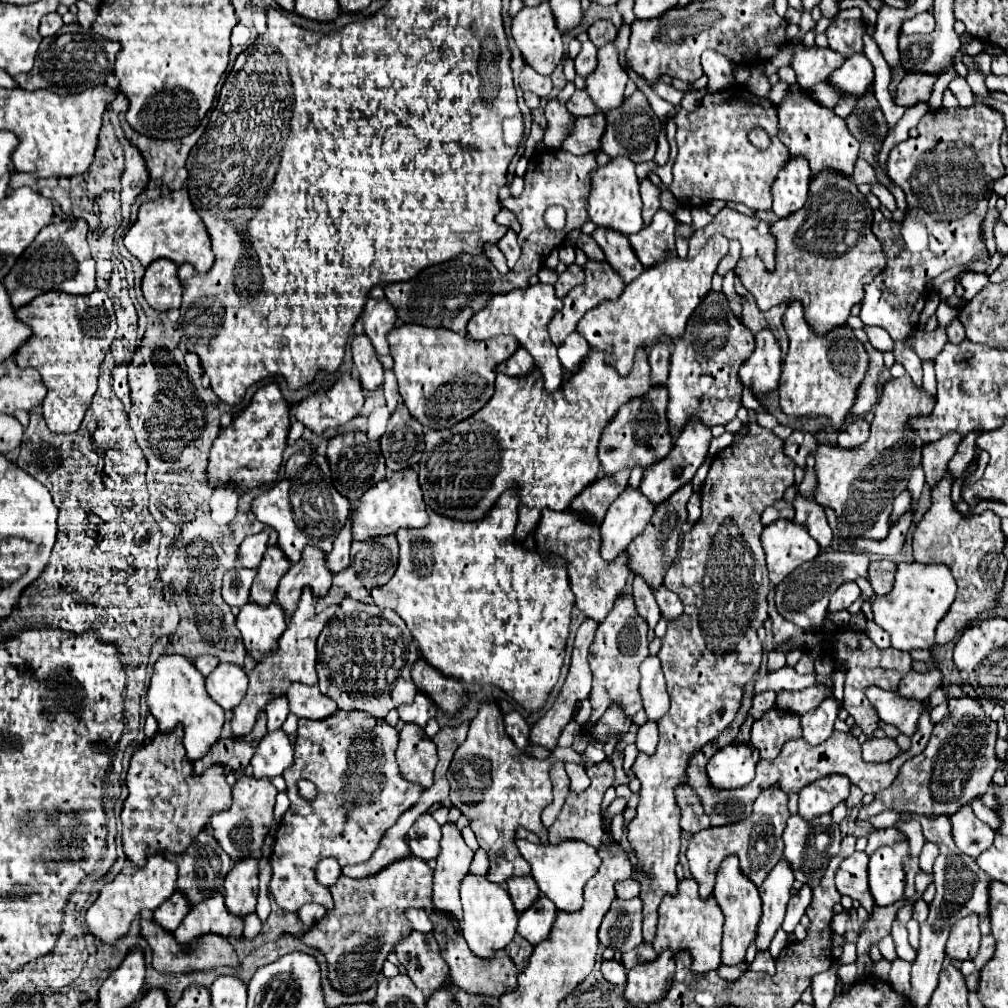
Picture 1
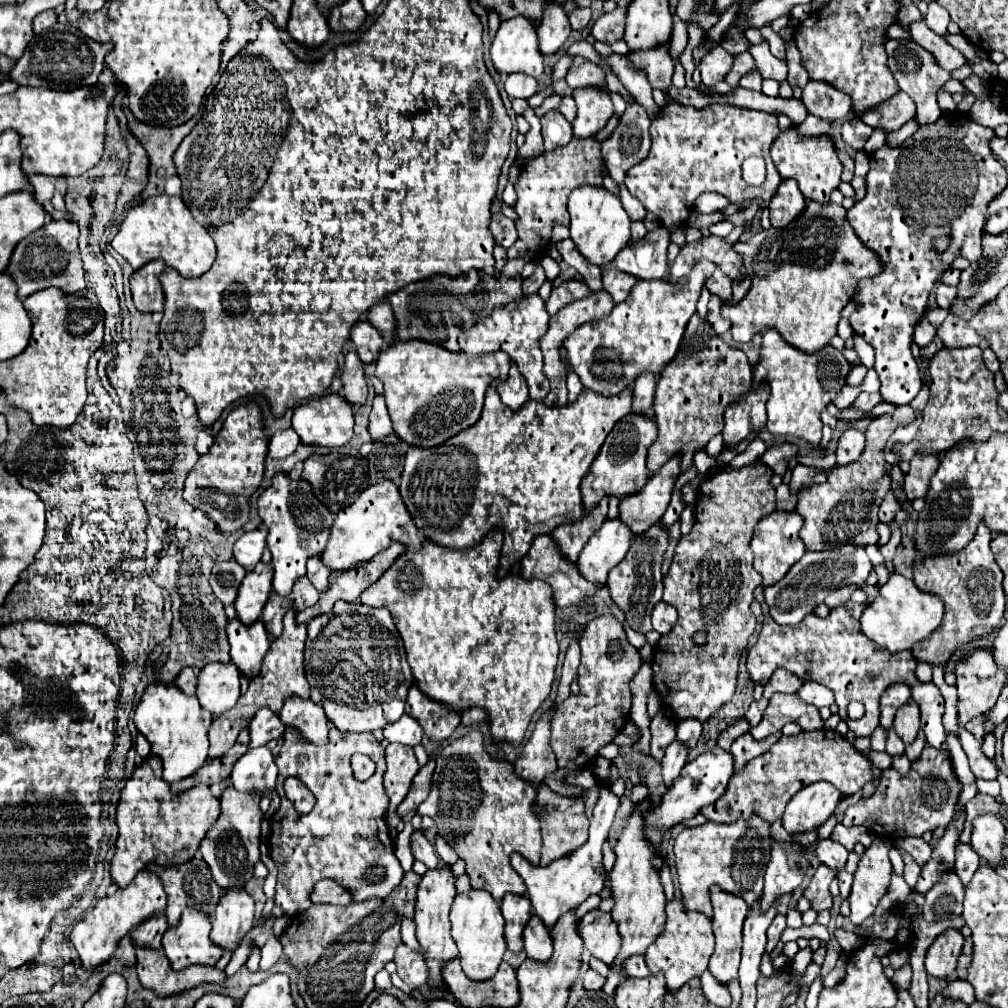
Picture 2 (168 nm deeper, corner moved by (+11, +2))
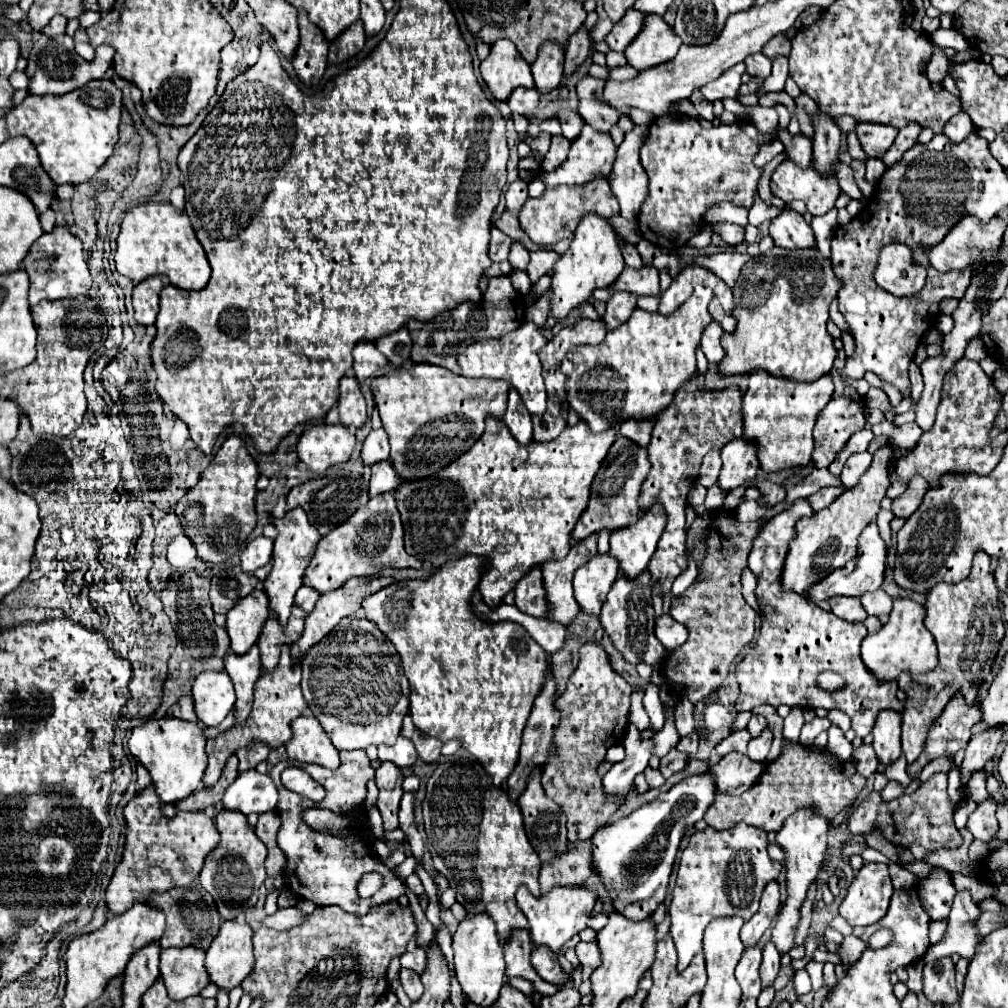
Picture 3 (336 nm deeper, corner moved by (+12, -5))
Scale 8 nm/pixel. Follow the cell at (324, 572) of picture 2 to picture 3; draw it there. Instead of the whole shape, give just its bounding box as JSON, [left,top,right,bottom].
[295,586,319,614]

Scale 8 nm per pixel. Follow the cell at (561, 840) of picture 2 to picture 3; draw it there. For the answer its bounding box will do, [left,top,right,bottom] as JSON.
[541,842,591,894]

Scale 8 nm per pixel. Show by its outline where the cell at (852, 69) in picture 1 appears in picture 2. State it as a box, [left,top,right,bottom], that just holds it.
[802,79,852,121]

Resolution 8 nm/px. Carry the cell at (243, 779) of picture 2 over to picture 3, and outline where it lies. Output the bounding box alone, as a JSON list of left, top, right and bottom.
[223,770,277,814]

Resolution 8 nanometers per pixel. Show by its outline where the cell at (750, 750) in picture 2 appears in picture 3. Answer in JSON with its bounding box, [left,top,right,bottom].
[709,752,765,796]

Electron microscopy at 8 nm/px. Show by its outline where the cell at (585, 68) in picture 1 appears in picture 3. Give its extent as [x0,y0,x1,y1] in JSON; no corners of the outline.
[577,76,619,134]

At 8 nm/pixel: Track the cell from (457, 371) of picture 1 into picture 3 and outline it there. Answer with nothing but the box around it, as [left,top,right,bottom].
[371,364,509,480]

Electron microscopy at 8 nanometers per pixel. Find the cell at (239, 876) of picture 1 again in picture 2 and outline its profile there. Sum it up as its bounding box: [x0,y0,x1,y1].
[212,891,254,949]

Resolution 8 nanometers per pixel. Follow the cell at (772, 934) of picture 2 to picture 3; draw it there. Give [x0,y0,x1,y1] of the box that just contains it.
[761,942,779,988]

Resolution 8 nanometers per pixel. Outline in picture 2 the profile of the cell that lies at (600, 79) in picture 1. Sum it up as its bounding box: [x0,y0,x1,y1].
[572,87,614,137]

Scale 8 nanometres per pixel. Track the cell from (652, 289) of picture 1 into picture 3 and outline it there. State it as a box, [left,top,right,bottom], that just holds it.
[561,288,713,432]

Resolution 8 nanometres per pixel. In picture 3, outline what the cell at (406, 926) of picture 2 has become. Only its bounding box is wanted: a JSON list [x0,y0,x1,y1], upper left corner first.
[401,948,427,974]

